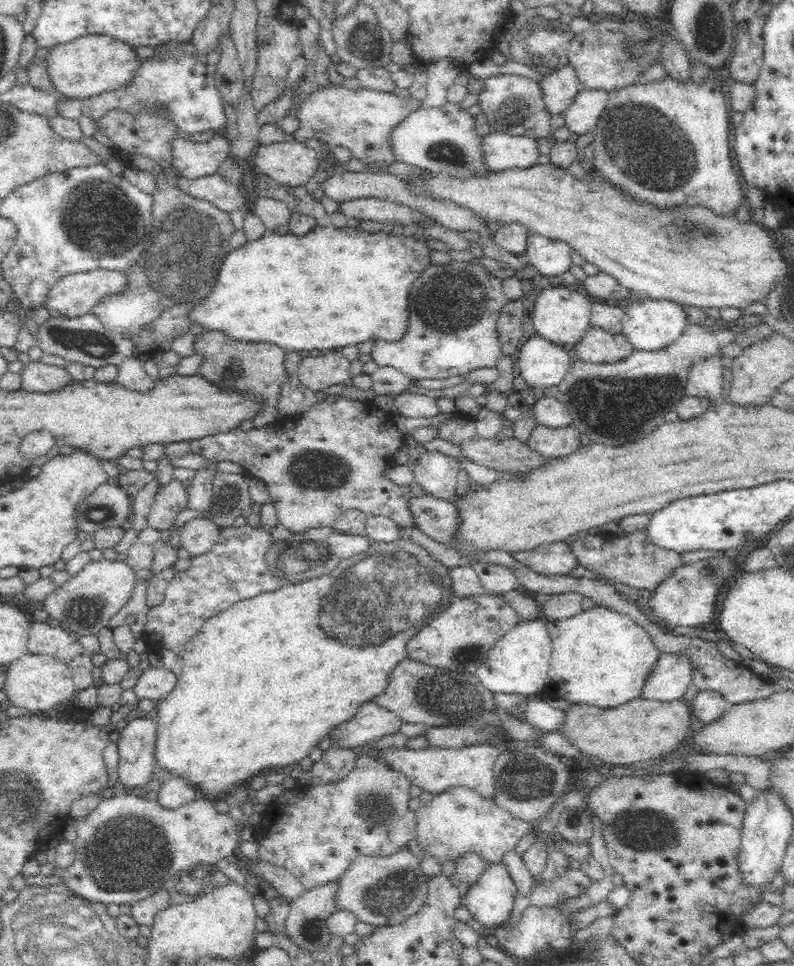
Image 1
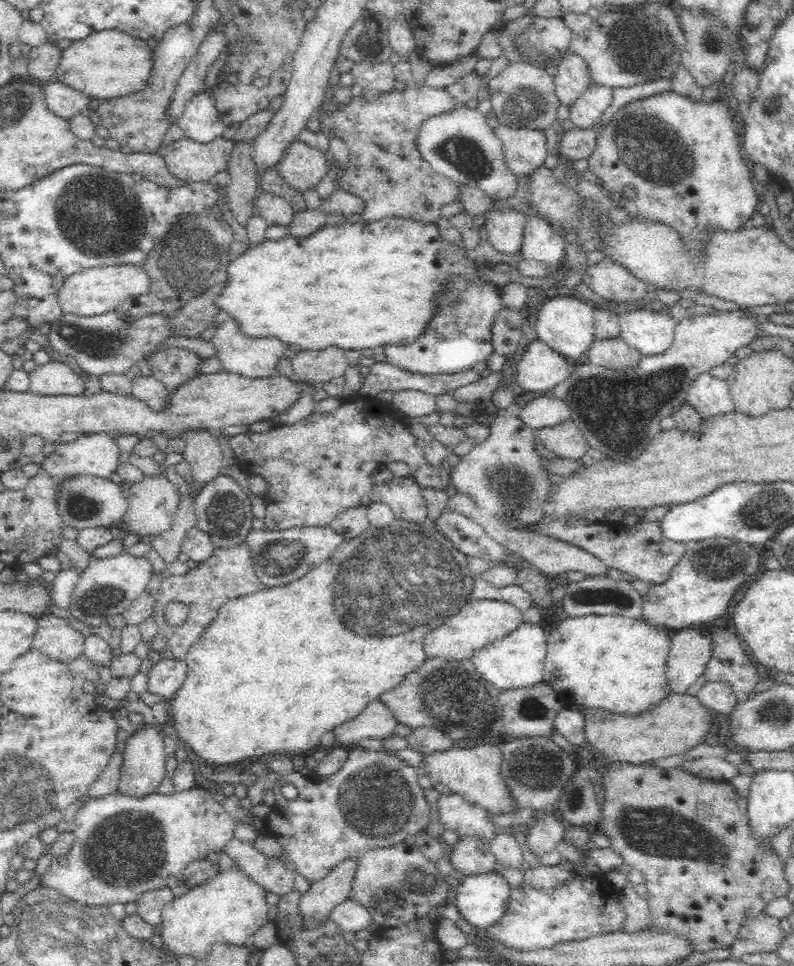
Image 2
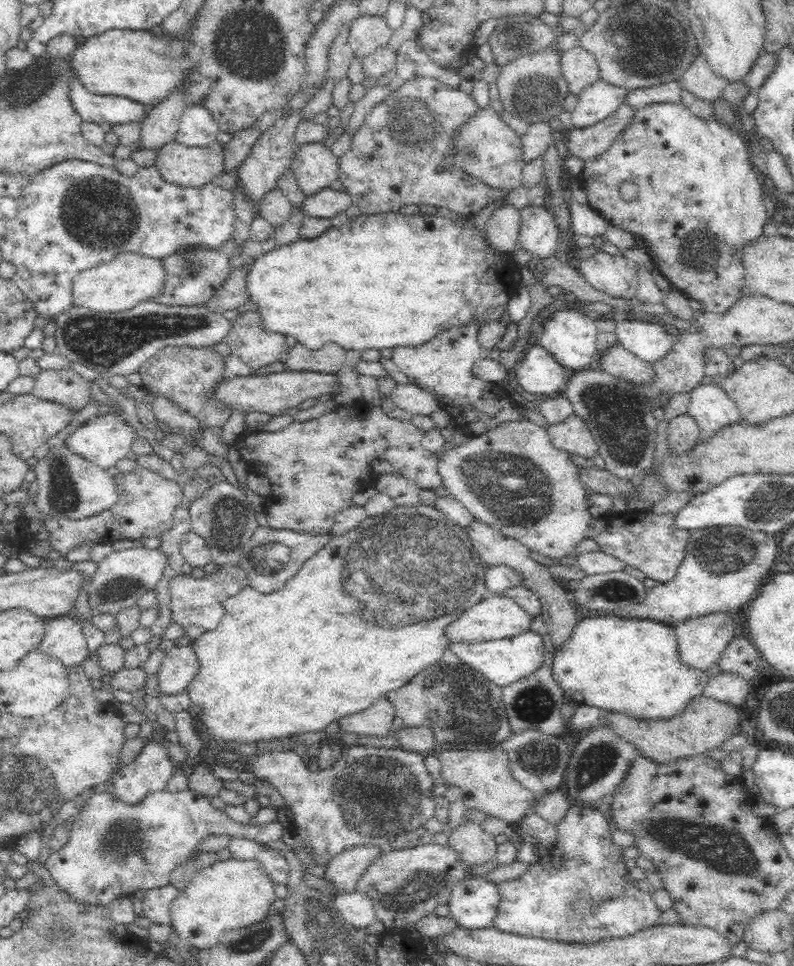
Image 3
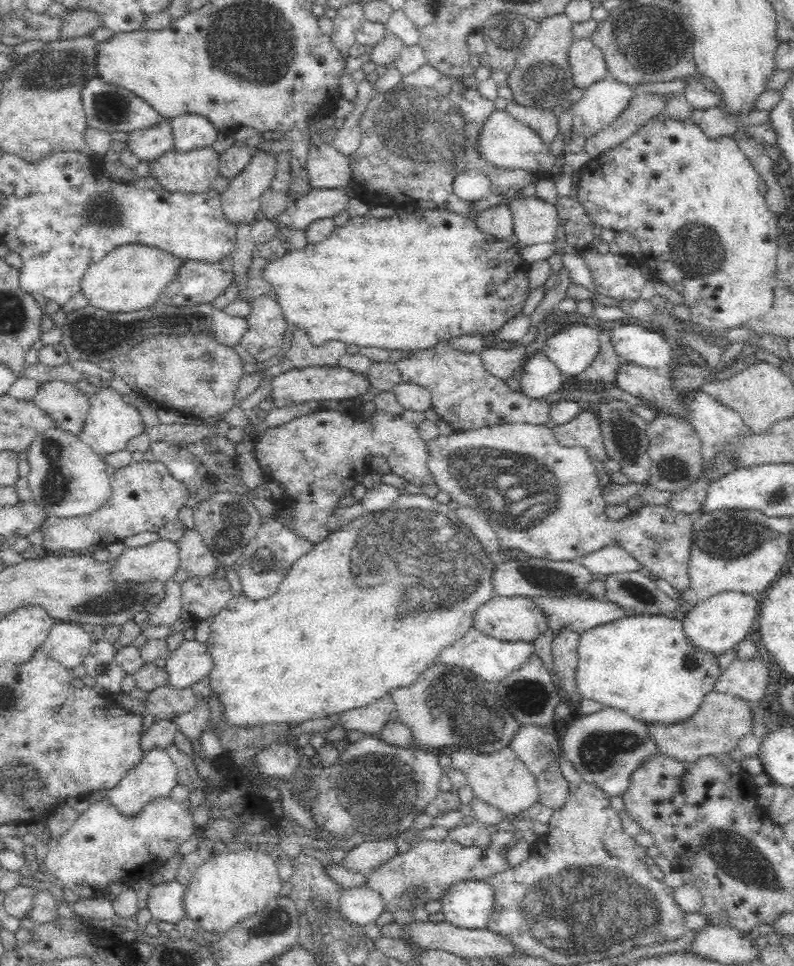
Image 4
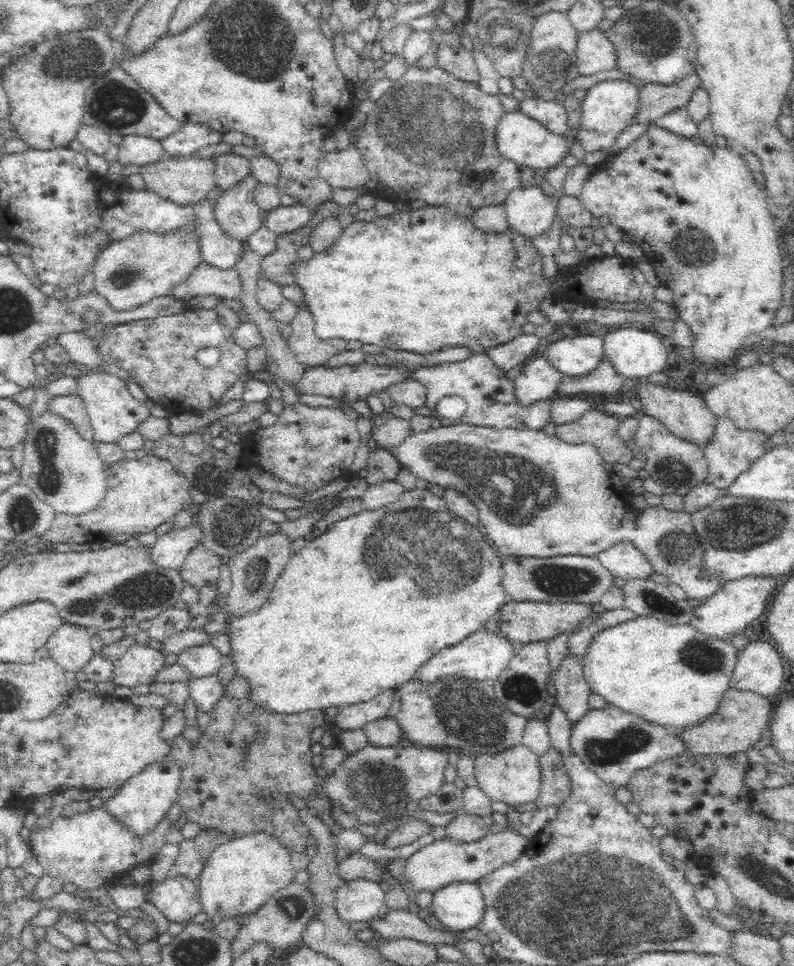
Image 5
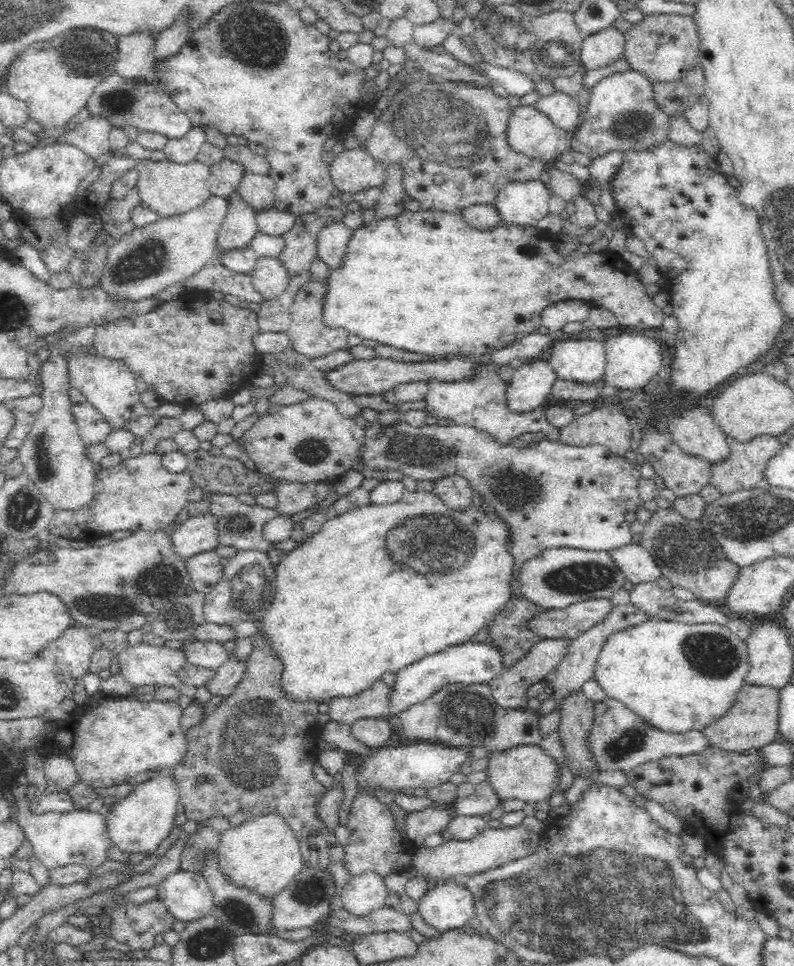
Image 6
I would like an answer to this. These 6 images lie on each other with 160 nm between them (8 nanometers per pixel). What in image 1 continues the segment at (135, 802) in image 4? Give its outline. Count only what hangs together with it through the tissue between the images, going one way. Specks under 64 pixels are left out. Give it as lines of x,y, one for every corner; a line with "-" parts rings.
141,716
130,720
119,732
117,749
119,764
118,781
123,788
143,786
152,780
154,742
157,739
157,722
153,716

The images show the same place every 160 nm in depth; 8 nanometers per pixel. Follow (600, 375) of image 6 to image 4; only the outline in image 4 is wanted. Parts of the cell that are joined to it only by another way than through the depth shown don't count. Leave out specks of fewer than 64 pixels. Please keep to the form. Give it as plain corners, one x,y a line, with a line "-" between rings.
587,324
566,325
545,342
542,351
570,379
593,363
599,351
599,334

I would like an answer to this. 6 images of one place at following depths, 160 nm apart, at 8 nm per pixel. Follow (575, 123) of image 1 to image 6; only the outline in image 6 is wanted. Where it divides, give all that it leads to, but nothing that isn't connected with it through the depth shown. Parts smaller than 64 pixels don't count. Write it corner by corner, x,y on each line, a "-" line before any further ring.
638,70
612,74
592,87
590,102
582,122
570,133
570,148
596,159
610,152
644,152
666,144
671,128
670,117
655,102
655,82

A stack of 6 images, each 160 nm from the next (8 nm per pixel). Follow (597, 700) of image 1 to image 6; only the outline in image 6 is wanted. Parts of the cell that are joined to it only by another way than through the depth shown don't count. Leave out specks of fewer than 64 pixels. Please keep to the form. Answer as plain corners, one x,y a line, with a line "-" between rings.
652,618
646,620
646,622
642,622
642,624
630,626
622,630
622,632
614,632
614,634
610,635
610,638
606,640
602,646
602,650
599,652
595,664
595,676
593,678
600,683
600,686
602,686
608,696
623,702
626,707
642,717
644,722
647,722
650,726
662,732
684,734
690,731
702,731
704,728
708,728
710,724
714,724
721,716
724,716
734,706
734,702
738,698
738,692
745,685
745,679
750,668
751,661
747,641
742,640
736,633
730,631
727,625
711,622
688,624
677,620

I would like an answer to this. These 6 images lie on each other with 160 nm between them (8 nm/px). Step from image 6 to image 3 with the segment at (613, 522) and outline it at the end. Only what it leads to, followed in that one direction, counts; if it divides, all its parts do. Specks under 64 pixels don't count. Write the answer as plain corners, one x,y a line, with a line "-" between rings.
510,420
478,436
468,436
464,444
442,454
439,473
448,494
462,503
472,516
498,529
548,558
562,558
575,552
595,517
590,515
590,488
582,480
581,470
570,459
570,453
554,448
546,429
526,420

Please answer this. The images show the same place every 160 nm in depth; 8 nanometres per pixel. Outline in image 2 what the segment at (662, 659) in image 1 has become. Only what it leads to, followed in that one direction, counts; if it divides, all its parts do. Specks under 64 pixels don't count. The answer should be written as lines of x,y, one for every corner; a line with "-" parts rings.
684,627
683,629
677,630
673,635
671,635
670,650
667,656
666,662
666,677
668,678
668,689
669,694
684,694
688,687
698,681
698,679
703,676
706,666
710,661
710,656
713,652
710,651
712,647
712,636
704,636
700,633
706,627

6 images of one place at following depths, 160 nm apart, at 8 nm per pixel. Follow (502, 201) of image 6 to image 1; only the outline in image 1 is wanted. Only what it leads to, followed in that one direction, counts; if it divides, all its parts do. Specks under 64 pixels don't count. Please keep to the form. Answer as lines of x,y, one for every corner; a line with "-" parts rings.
533,232
527,234
526,258
544,276
568,272
572,265
571,251
570,245
563,240
554,240

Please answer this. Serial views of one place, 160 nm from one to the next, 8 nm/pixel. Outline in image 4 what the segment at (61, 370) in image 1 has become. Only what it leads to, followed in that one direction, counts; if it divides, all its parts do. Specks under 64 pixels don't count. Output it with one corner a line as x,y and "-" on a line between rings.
55,380
41,384
33,403
55,422
59,429
80,434
89,411
88,397
78,392
73,383

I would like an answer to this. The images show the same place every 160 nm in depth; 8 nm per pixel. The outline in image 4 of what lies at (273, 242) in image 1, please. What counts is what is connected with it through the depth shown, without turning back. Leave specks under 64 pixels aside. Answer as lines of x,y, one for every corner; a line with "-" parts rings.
416,208
413,212
392,214
392,216
376,218
368,213
354,216
343,227
336,227
326,240
318,244
308,244
304,250
288,252
284,258
270,262
264,268
264,276
272,281
272,293
278,299
282,313
287,322
303,330
310,330
309,338
312,344
319,345
332,340
340,340
344,344
358,344
361,348
378,347
382,350
422,351
430,349
438,343
454,338
454,336
476,335
485,339
486,336
495,334
517,314
522,312
528,294
530,294
530,280
528,280
529,263
520,254
522,245
516,238
498,238
484,232
475,219
465,217
460,213
451,213
444,209

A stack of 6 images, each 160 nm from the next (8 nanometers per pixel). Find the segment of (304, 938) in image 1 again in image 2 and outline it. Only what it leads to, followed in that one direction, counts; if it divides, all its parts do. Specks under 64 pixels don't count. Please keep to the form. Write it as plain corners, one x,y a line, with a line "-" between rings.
358,858
343,860
322,880
312,883
298,900
298,908
304,915
304,924
314,928
328,920
332,909
350,899
350,888
356,872

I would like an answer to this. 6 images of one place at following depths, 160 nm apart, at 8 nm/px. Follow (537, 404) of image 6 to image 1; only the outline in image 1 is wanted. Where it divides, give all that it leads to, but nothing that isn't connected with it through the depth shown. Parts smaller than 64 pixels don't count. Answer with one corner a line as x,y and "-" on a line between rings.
531,336
517,352
521,377
530,386
556,386
568,374
571,361
565,347
551,343
540,336

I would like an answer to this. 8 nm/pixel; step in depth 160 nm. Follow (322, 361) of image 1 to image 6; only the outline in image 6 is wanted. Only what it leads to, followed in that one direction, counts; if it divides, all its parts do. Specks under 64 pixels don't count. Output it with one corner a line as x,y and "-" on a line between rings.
310,277
299,289
295,290
289,308
291,325
287,331
288,337
292,340
294,350
310,358
326,356
326,353
347,348
349,336
347,331
341,328
331,328
331,326
324,324
322,316
328,292
329,281
327,279
316,280
316,278

